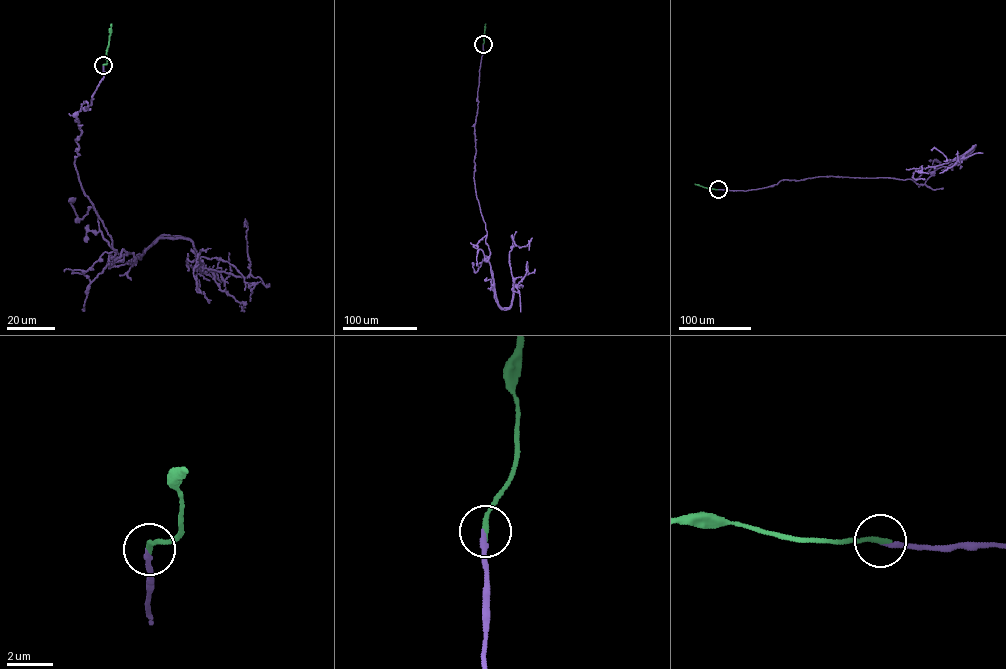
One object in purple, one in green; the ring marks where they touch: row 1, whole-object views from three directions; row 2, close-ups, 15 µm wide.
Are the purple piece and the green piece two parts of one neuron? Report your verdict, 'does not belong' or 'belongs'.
belongs

